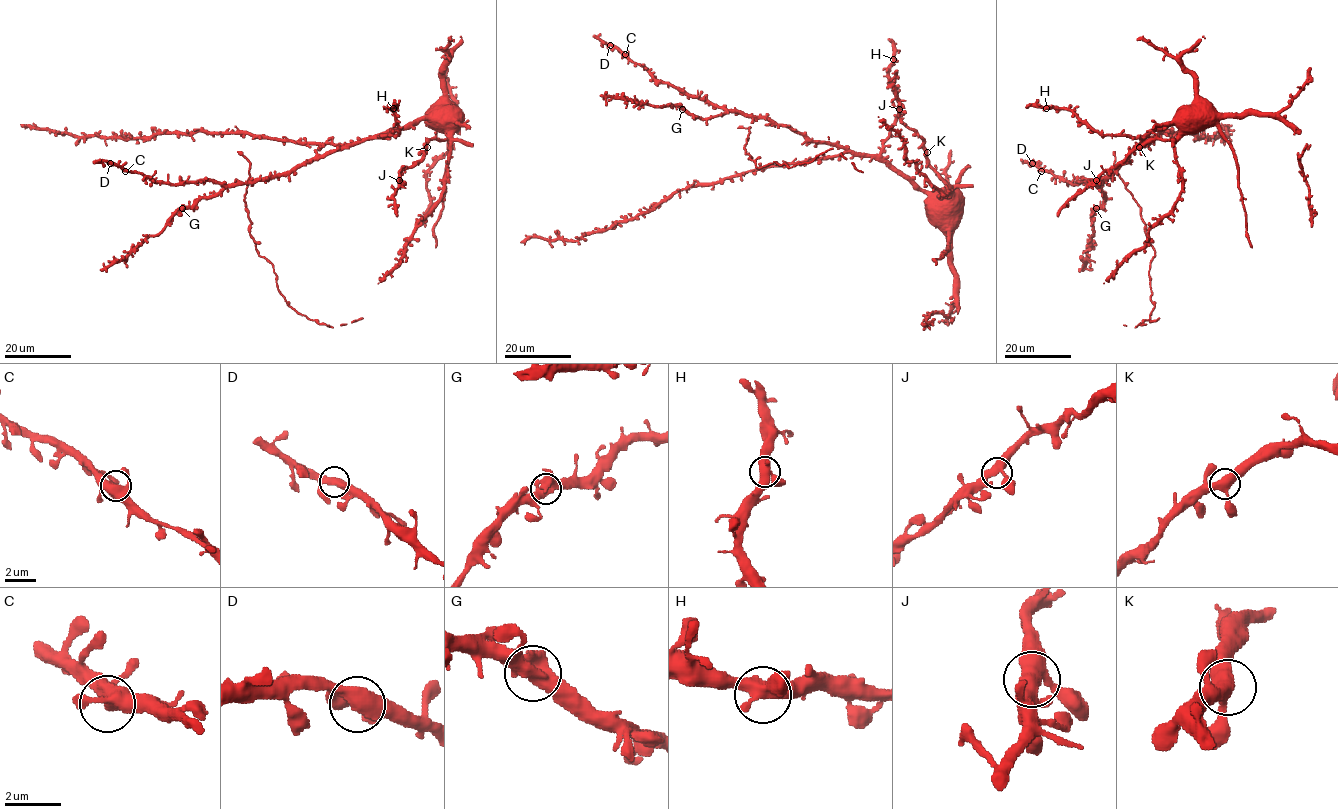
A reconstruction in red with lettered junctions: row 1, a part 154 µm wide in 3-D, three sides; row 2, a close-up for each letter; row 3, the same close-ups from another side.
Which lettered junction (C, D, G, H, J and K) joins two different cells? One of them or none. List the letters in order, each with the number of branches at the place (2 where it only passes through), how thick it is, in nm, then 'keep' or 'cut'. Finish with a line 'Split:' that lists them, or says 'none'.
C: branches 3; calibre 480 nm; keep
D: branches 3; calibre 400 nm; keep
G: branches 3; calibre 440 nm; keep
H: branches 3; calibre 440 nm; keep
J: branches 3; calibre 440 nm; keep
K: branches 3; calibre 440 nm; keep
Split: none

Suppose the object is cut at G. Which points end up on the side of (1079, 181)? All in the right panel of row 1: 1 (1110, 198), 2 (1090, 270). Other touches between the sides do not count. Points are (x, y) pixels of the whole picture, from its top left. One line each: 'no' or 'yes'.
1: yes
2: no

